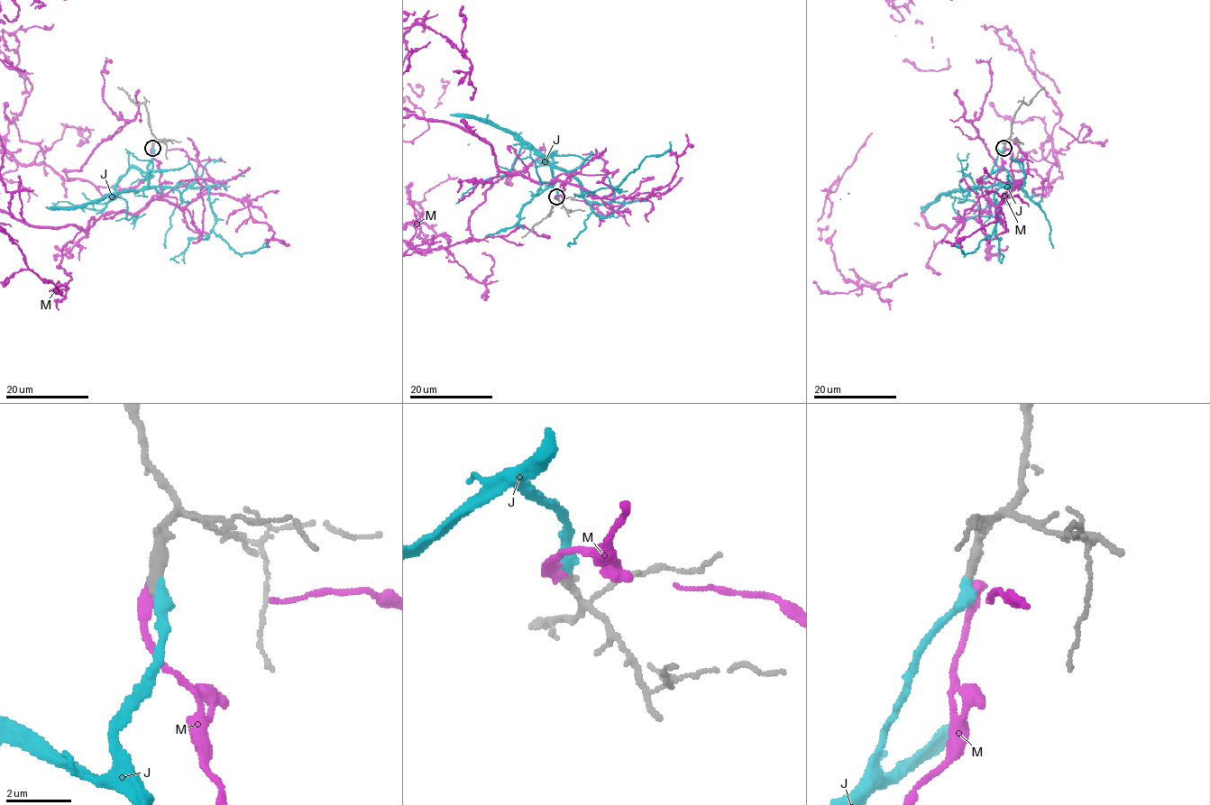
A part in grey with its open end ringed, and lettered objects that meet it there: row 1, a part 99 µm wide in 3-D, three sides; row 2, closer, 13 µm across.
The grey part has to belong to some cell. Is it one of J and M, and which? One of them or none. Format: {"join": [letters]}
{"join": ["J"]}

